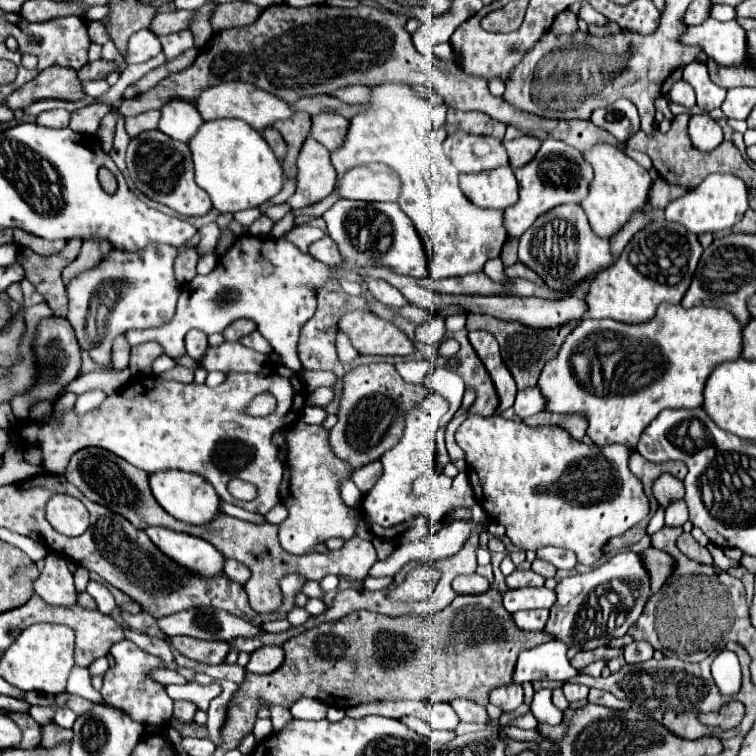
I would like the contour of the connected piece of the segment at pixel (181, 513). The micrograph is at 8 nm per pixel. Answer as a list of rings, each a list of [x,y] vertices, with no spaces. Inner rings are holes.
[[[163,470],[149,474],[149,486],[159,502],[159,506],[171,514],[175,520],[187,522],[187,524],[207,524],[221,512],[221,498],[217,496],[215,488],[203,476],[183,472],[183,470]]]

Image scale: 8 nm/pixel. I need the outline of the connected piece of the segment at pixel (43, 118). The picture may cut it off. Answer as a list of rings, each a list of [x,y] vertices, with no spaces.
[[[47,110],[37,116],[37,124],[47,128],[67,128],[71,114],[67,110]]]

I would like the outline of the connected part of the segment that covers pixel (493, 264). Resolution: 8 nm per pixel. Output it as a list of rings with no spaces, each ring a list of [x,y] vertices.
[[[491,258],[487,264],[485,264],[485,274],[497,282],[503,282],[505,280],[505,274],[501,270],[501,258]]]

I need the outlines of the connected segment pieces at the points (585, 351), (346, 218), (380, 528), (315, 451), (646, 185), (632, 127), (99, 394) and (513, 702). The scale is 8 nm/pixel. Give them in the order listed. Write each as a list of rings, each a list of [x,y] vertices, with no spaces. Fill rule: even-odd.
[[[659,304],[655,316],[651,320],[647,320],[647,324],[619,324],[617,320],[583,320],[575,332],[571,332],[567,336],[567,340],[563,342],[557,358],[549,360],[537,380],[537,388],[541,390],[543,398],[545,398],[545,412],[561,412],[561,414],[571,414],[571,412],[585,412],[587,420],[589,420],[589,428],[587,428],[587,436],[599,444],[623,444],[631,450],[635,450],[635,444],[639,442],[641,432],[649,426],[649,422],[665,408],[699,408],[703,404],[703,386],[705,380],[709,378],[709,374],[713,372],[713,368],[721,362],[729,362],[729,360],[737,360],[741,358],[741,330],[743,324],[739,324],[731,312],[723,310],[723,308],[715,308],[715,306],[699,306],[699,308],[683,308],[681,304]]]
[[[339,200],[327,210],[327,232],[337,242],[347,266],[387,266],[403,276],[429,276],[421,236],[395,202]]]
[[[435,366],[433,374],[427,378],[425,386],[429,388],[429,396],[417,404],[405,418],[405,432],[399,444],[387,452],[383,462],[383,476],[377,480],[377,484],[363,496],[363,510],[371,520],[371,532],[377,538],[393,540],[399,534],[401,524],[411,522],[415,516],[419,516],[419,504],[413,494],[413,482],[423,476],[424,479],[432,481],[438,474],[436,466],[437,442],[435,432],[439,428],[439,420],[447,410],[455,410],[455,384],[463,384],[463,380],[455,374],[455,370],[439,368]]]
[[[303,420],[285,430],[287,462],[279,498],[287,506],[289,516],[279,526],[279,542],[291,554],[309,554],[317,544],[329,538],[349,540],[355,536],[357,514],[353,514],[353,508],[349,508],[339,494],[339,480],[349,478],[353,472],[331,452],[327,438],[327,430],[305,424]]]
[[[595,144],[583,152],[583,158],[593,168],[593,180],[587,198],[581,208],[585,210],[589,224],[597,236],[611,238],[623,224],[631,218],[631,214],[647,204],[647,194],[651,188],[651,176],[643,166],[639,166],[633,158],[625,156],[619,148],[609,144]]]
[[[621,98],[605,108],[597,108],[591,122],[607,132],[611,132],[619,142],[629,140],[639,130],[639,114],[633,102]]]
[[[91,390],[91,392],[85,392],[85,394],[81,394],[81,396],[77,398],[77,402],[75,402],[77,414],[79,414],[79,412],[81,412],[81,414],[85,414],[87,410],[91,410],[91,408],[99,406],[99,404],[101,404],[105,398],[106,394],[101,390]]]
[[[507,684],[491,690],[489,702],[499,706],[503,712],[517,710],[517,706],[523,702],[523,688],[519,684]]]

